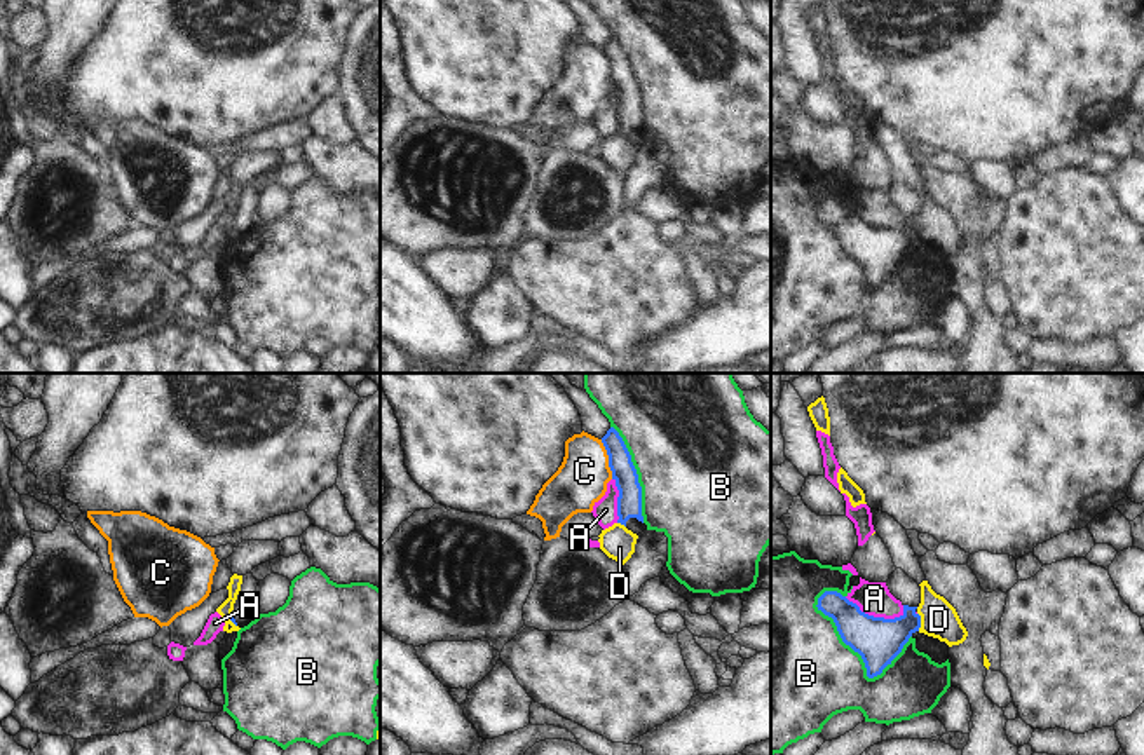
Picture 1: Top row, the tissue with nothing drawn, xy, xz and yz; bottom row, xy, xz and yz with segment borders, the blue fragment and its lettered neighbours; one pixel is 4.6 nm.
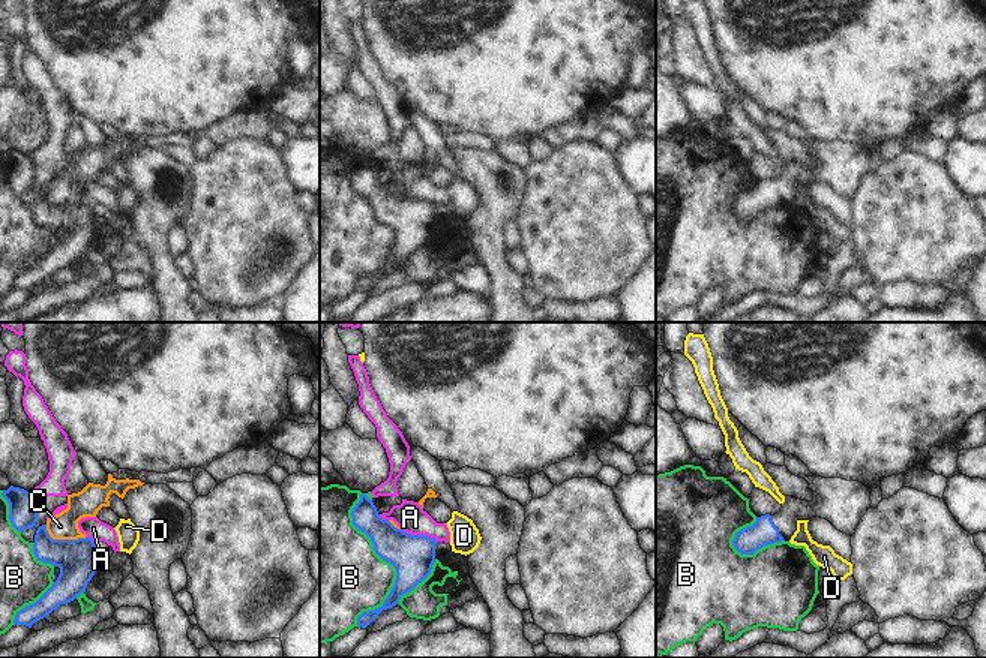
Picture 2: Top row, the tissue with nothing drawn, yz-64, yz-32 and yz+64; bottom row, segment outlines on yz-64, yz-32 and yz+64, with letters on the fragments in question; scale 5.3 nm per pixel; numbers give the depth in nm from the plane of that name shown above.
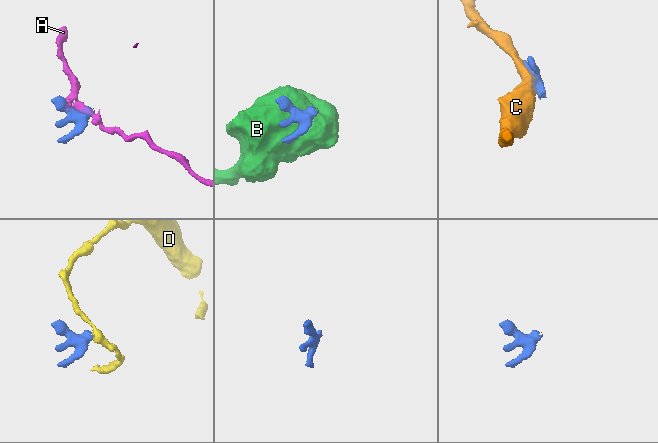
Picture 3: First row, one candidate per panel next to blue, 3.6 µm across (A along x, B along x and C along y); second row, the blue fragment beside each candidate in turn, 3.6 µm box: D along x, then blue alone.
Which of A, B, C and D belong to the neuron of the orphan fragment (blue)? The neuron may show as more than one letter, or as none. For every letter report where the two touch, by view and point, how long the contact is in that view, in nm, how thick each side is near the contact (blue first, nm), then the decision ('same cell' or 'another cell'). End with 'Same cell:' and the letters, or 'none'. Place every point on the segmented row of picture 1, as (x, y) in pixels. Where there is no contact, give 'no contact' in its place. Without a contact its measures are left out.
A: yz (872, 616) | 300 nm | 220/160 nm | another cell
B: yz (841, 637) | 480 nm | 220/500 nm | another cell
C: xz (609, 459) | 190 nm | 110/240 nm | another cell
D: yz (919, 621) | 90 nm | 220/170 nm | another cell
Same cell: none

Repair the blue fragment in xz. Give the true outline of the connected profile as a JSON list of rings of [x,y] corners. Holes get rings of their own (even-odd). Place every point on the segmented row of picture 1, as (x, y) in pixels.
[[[614,427],[607,431],[602,443],[609,455],[612,480],[619,490],[617,523],[638,535],[647,530],[647,525],[644,523],[642,516],[642,486],[638,483],[638,474],[631,462],[631,455]]]

